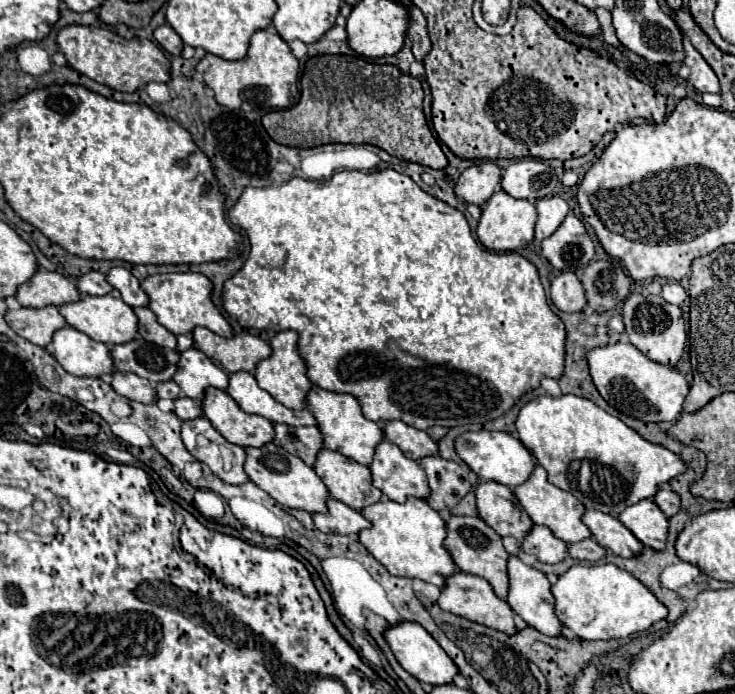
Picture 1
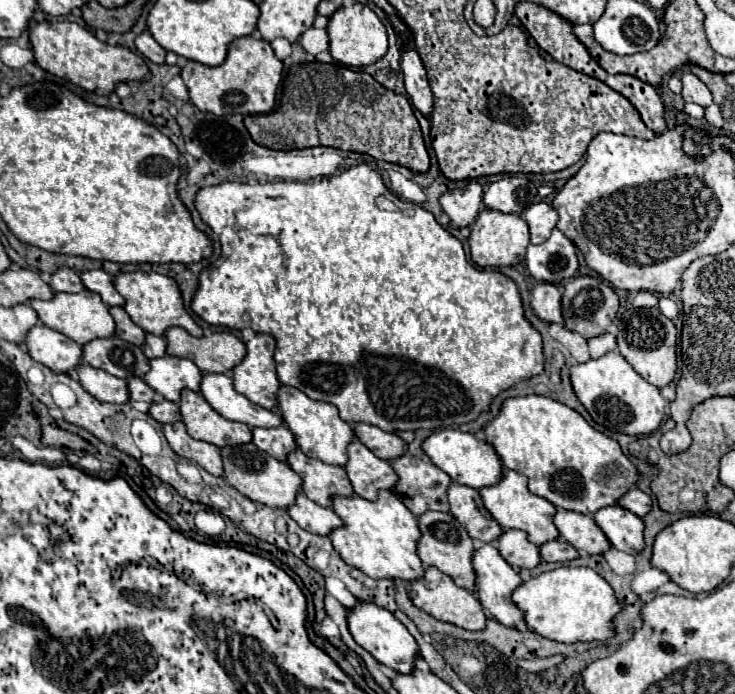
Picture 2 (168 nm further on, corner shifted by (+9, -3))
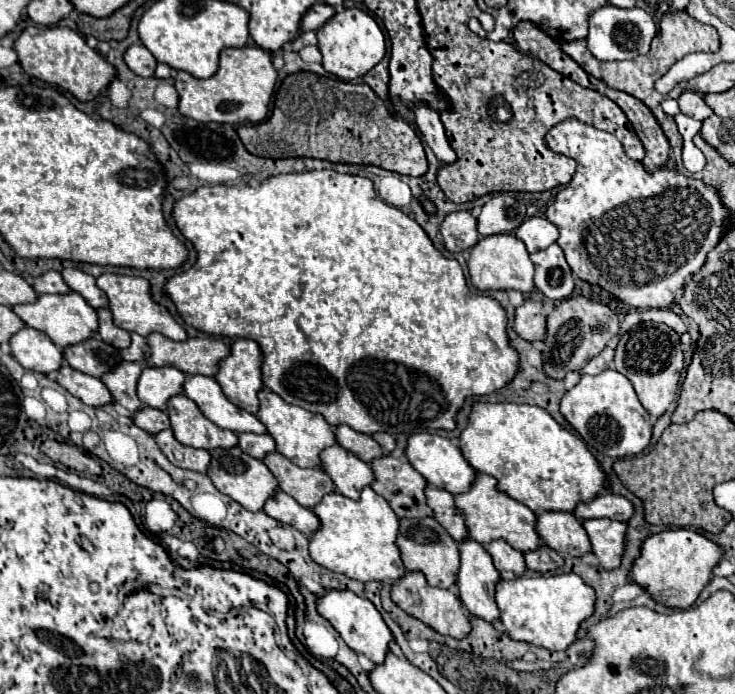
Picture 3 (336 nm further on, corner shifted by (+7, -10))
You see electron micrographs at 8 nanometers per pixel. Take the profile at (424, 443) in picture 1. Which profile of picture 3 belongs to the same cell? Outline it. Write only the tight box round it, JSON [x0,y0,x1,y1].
[335,425,383,463]

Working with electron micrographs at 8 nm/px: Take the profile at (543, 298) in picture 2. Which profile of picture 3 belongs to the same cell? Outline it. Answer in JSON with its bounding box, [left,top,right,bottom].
[513,299,545,343]

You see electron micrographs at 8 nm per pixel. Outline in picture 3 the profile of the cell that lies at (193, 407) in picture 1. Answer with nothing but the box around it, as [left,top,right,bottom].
[133,407,169,435]

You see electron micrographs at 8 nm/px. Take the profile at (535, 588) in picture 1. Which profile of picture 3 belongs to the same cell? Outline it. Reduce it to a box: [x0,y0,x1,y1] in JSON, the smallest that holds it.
[455,539,499,623]

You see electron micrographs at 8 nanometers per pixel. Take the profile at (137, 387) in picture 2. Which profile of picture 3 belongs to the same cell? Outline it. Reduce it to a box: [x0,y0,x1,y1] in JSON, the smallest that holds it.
[99,359,141,413]

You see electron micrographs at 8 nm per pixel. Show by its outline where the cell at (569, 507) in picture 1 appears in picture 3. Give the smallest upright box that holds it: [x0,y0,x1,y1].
[455,473,541,553]

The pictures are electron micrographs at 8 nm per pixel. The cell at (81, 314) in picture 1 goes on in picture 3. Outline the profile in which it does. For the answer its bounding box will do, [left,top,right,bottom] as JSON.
[11,291,97,349]

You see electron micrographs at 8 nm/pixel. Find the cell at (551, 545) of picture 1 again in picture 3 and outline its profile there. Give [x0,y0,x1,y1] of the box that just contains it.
[485,539,525,575]

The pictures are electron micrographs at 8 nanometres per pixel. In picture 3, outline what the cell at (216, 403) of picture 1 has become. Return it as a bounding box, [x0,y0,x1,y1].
[167,395,237,449]

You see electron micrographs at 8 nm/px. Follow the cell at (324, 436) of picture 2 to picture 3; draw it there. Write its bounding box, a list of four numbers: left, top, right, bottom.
[255,391,335,467]

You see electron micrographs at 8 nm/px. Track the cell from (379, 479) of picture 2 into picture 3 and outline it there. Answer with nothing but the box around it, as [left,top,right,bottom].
[321,445,375,499]

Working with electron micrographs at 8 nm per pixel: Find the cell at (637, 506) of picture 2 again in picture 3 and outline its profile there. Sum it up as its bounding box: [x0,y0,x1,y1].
[573,493,633,521]

